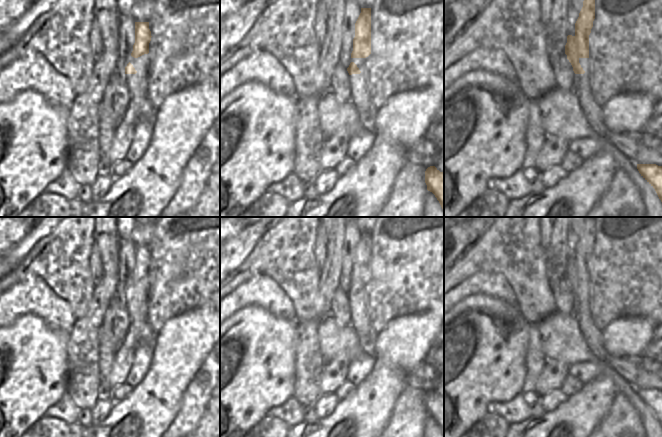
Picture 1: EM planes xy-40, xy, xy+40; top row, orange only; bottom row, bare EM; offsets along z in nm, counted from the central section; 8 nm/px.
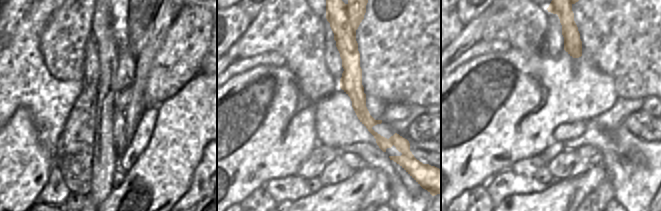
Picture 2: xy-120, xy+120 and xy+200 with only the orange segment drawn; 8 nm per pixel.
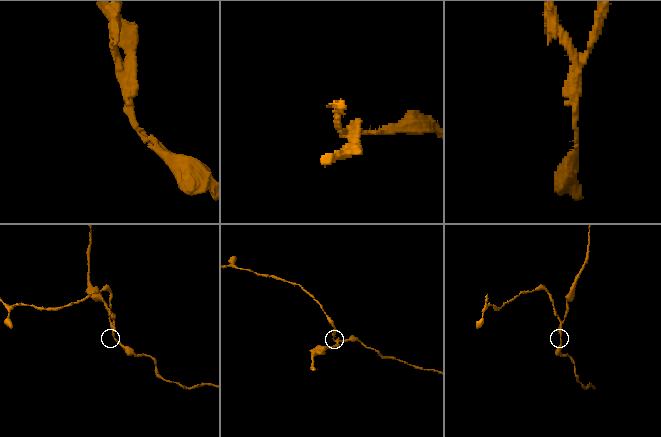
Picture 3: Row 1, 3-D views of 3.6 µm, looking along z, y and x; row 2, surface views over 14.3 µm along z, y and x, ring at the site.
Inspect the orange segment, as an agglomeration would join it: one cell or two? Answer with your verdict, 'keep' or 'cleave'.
cleave

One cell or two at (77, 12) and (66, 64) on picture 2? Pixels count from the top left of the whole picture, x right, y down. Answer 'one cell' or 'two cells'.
one cell

